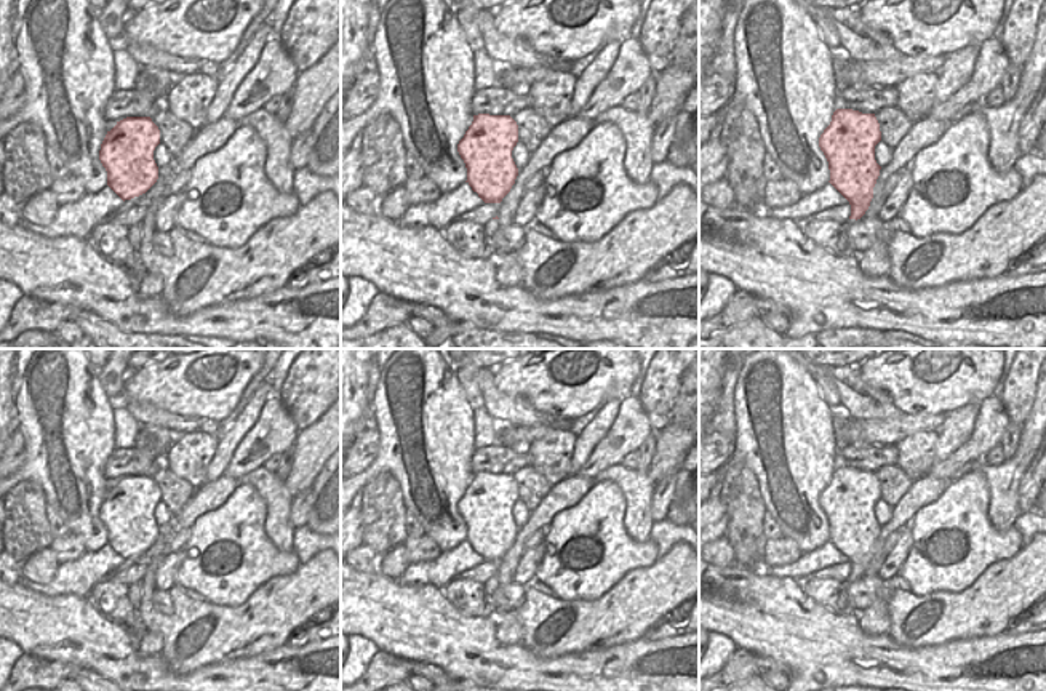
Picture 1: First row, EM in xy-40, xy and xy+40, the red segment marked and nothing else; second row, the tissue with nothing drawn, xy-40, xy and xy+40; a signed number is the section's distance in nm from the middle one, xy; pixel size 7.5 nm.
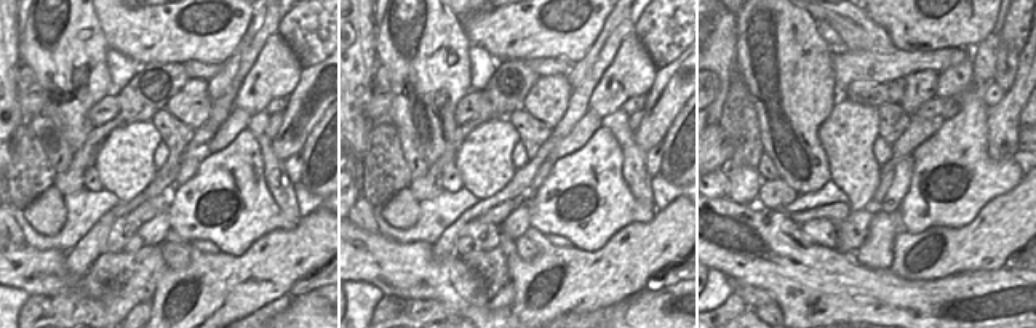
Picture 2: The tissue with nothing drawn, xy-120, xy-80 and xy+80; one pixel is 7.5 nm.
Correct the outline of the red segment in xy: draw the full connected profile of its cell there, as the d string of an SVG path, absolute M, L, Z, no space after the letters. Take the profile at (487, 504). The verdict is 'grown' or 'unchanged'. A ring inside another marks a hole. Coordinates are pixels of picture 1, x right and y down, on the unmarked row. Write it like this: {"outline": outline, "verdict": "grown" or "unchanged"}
{"outline": "M473 473L457 502L467 526L467 542L485 561L501 561L518 534L512 509L518 501L518 483L510 473Z", "verdict": "unchanged"}

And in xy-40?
{"outline": "M126 475L107 489L99 518L107 529L107 544L125 560L146 552L158 537L154 509L160 502L160 488L150 475Z", "verdict": "unchanged"}

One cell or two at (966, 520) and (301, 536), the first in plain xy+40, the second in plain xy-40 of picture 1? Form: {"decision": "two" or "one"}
{"decision": "two"}

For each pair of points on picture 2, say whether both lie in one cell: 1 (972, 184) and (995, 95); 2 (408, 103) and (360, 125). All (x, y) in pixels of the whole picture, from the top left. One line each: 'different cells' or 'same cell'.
1: different cells
2: different cells

